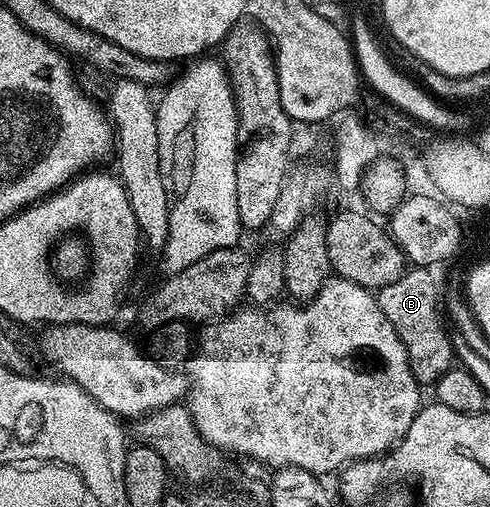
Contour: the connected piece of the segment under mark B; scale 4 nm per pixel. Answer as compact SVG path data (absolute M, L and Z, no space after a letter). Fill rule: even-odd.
M414 266L406 270L399 281L391 281L391 285L376 292L379 309L383 309L395 333L399 333L409 358L411 373L421 385L436 384L437 379L443 377L443 373L447 373L455 363L450 332L445 331L447 323L439 306L439 287L433 284L433 273L432 270Z

